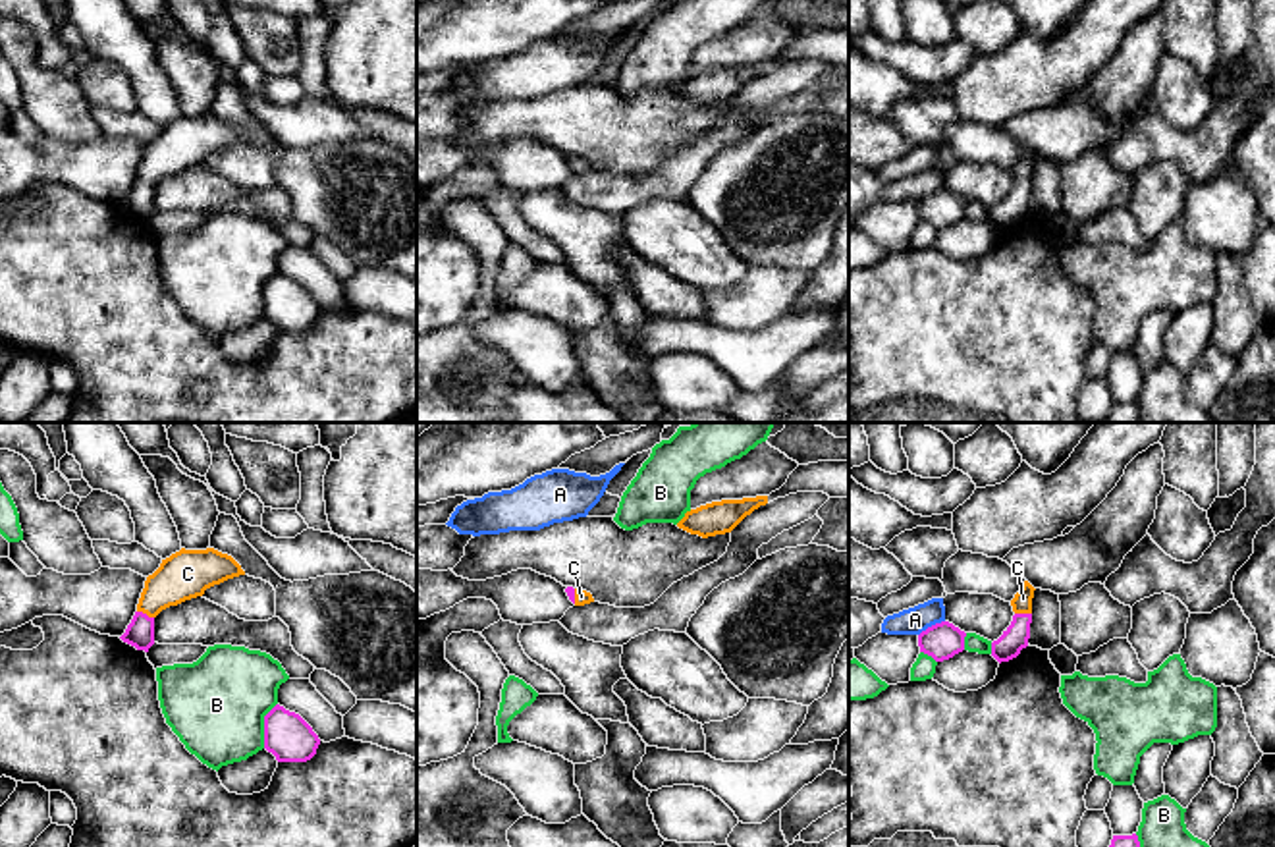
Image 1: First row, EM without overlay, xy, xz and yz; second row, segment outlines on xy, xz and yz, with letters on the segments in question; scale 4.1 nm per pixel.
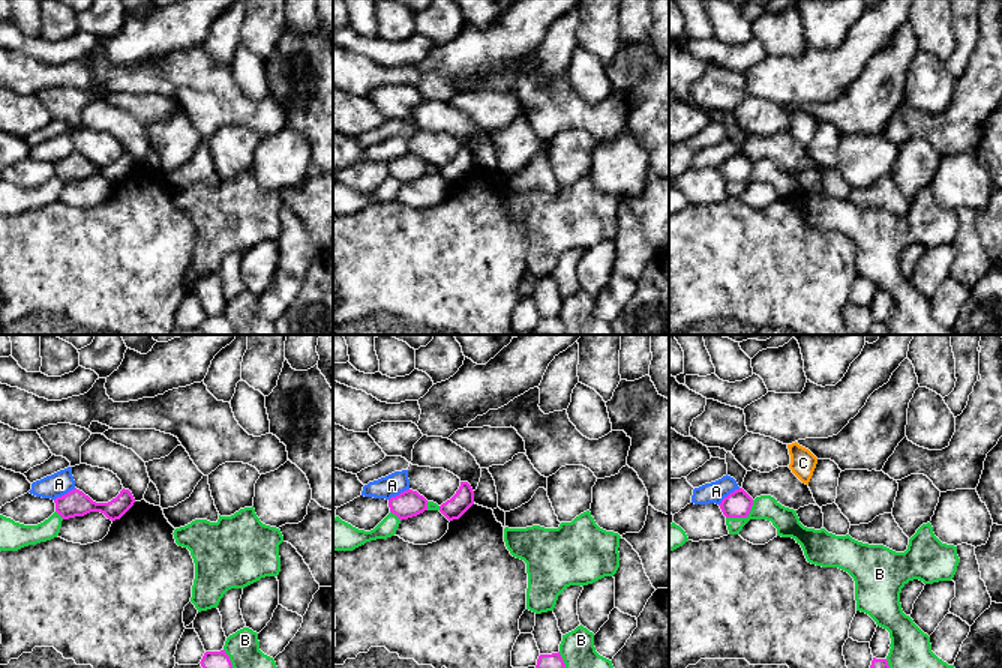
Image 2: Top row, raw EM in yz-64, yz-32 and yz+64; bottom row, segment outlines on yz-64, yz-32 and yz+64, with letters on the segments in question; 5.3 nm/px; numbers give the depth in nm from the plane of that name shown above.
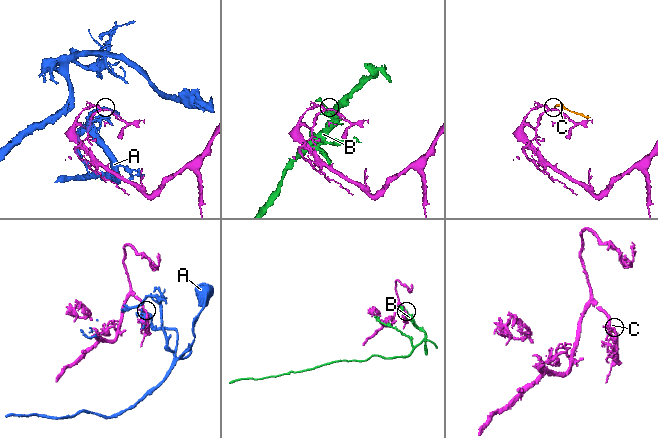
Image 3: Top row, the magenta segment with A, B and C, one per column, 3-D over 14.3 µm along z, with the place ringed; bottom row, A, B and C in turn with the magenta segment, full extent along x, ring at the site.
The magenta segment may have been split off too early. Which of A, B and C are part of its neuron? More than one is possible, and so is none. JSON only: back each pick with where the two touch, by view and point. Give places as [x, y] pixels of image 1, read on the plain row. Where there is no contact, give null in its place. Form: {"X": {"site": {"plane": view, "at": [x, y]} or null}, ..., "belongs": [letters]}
{"C": {"site": {"plane": "xy", "at": [145, 182]}}, "belongs": ["C"]}

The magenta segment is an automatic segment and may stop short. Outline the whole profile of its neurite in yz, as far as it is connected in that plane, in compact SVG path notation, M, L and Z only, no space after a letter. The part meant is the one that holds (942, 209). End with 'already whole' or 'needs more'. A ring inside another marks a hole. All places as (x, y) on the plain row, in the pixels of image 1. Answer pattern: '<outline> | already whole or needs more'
M941 189L918 203L918 214L936 230L943 230L964 218L964 205L966 201L953 191Z | already whole

